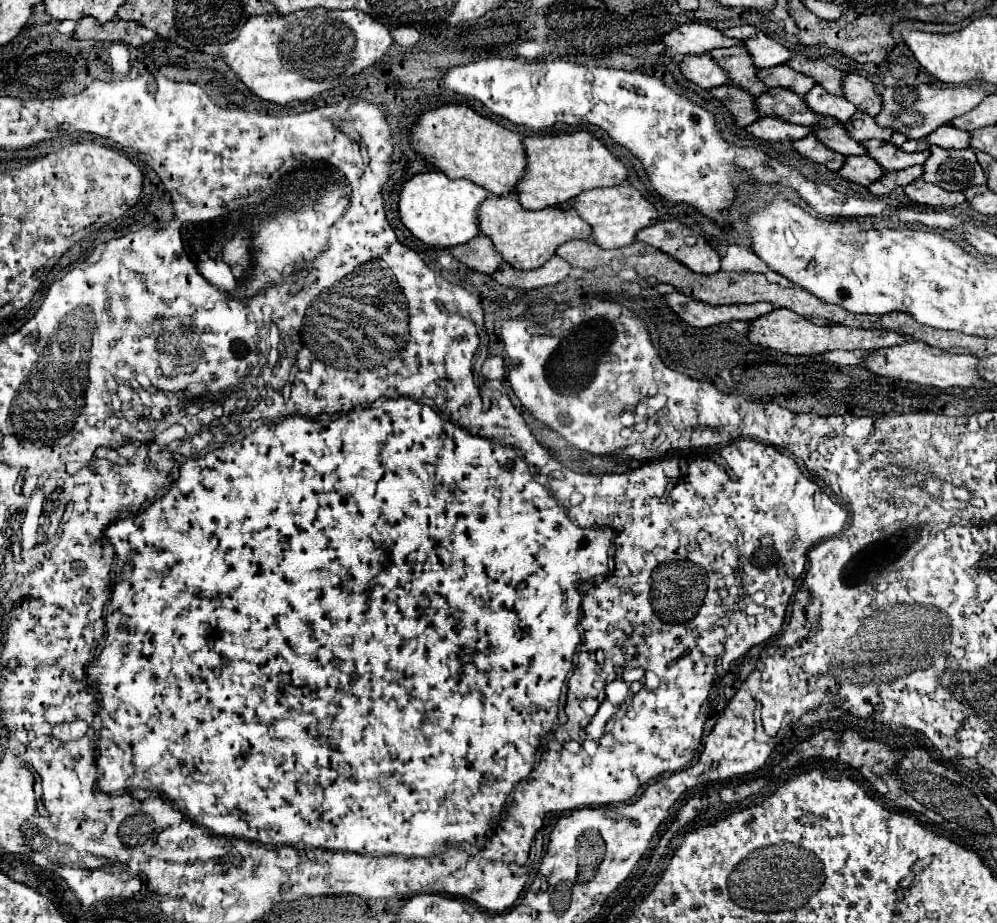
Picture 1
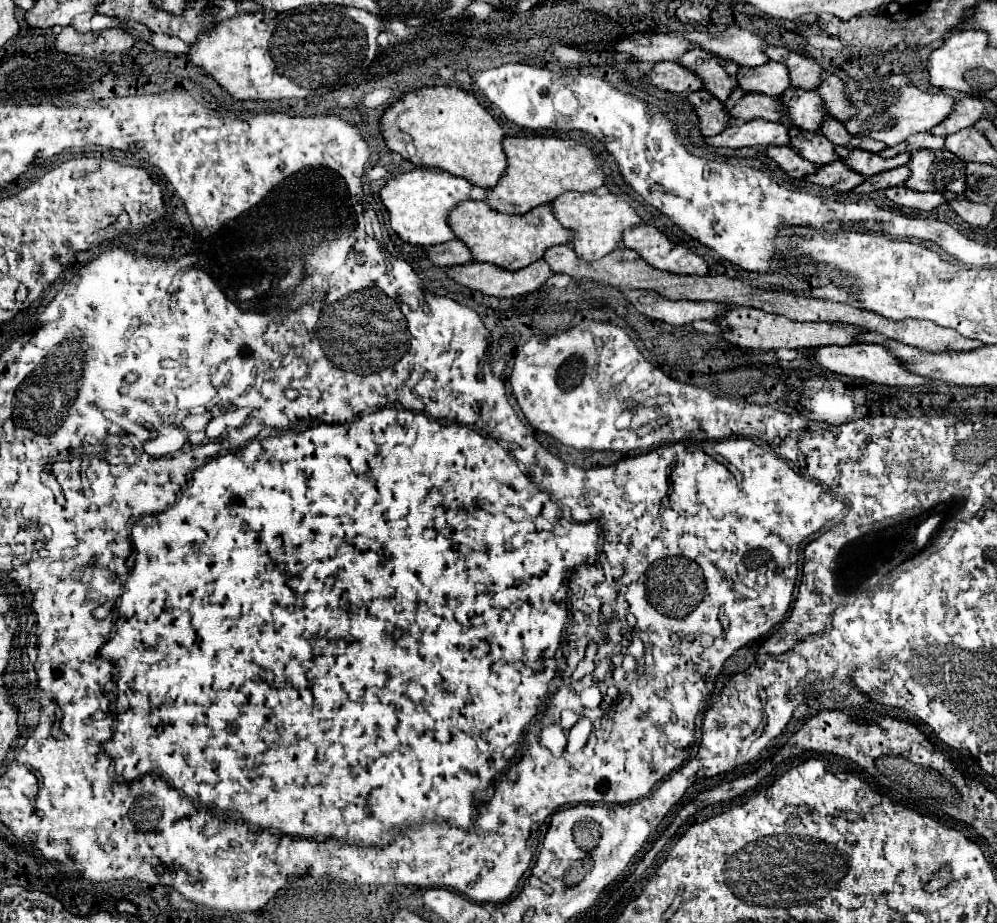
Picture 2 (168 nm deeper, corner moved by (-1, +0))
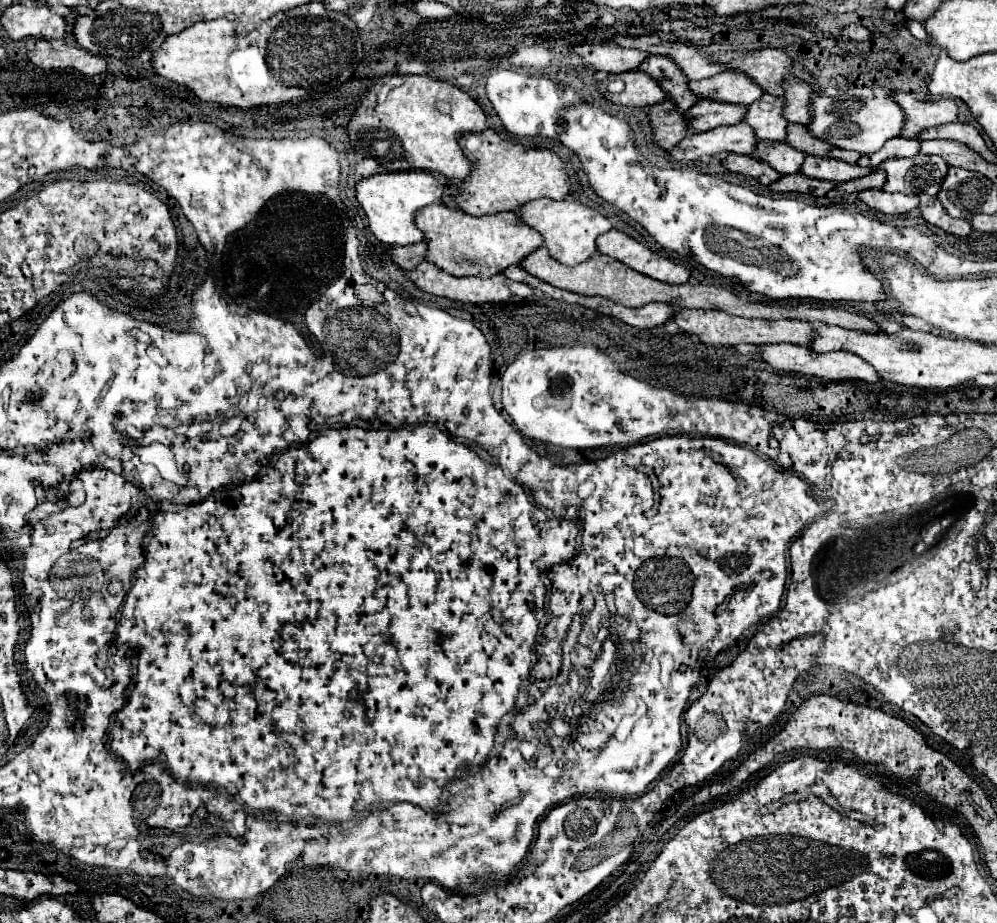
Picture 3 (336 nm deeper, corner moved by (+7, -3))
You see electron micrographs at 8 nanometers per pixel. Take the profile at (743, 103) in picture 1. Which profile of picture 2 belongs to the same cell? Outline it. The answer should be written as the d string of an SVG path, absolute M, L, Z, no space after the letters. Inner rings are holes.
M700 89L696 93L690 93L686 97L686 103L692 105L694 113L698 115L700 121L700 135L702 137L712 137L718 135L722 129L726 129L732 119L728 117L724 103L720 103L718 99L714 99L708 91Z

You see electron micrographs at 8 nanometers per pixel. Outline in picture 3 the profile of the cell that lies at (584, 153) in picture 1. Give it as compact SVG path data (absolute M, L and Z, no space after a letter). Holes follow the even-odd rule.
M492 128L482 134L460 134L458 142L464 154L476 164L470 178L464 180L464 188L456 198L458 206L470 216L486 216L504 210L518 210L530 200L552 198L564 200L570 194L570 180L564 160L548 148L526 148L502 140Z

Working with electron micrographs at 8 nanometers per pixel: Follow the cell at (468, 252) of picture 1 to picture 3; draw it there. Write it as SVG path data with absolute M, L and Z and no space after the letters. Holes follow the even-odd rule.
M418 242L418 244L410 244L410 246L394 246L390 250L392 260L398 266L402 266L404 270L414 270L422 260L426 260L426 252L428 252L426 242Z

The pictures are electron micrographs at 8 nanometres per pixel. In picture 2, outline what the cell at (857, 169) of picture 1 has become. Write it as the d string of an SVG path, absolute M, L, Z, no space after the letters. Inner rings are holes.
M840 159L830 163L830 165L822 165L818 169L820 171L814 171L814 173L806 175L804 181L824 185L824 187L832 187L836 191L850 191L852 187L860 185L866 179L864 175L858 175L852 169L848 169L844 163L840 163Z

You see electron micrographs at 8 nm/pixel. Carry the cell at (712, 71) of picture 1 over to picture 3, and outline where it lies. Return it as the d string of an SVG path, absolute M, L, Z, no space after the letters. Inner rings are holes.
M642 70L622 72L622 80L626 86L620 94L606 92L606 98L610 102L642 108L642 106L652 106L652 104L668 100L668 94L662 90L662 86L650 74L646 74Z

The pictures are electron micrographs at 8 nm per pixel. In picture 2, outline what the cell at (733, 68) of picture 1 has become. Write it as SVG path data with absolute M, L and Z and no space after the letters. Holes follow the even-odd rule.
M692 47L690 51L686 51L686 55L678 59L678 65L698 75L698 79L702 79L704 83L704 89L712 91L712 95L722 103L738 87L738 81L736 81L738 65L732 61L724 61L714 55L708 55L698 47Z

